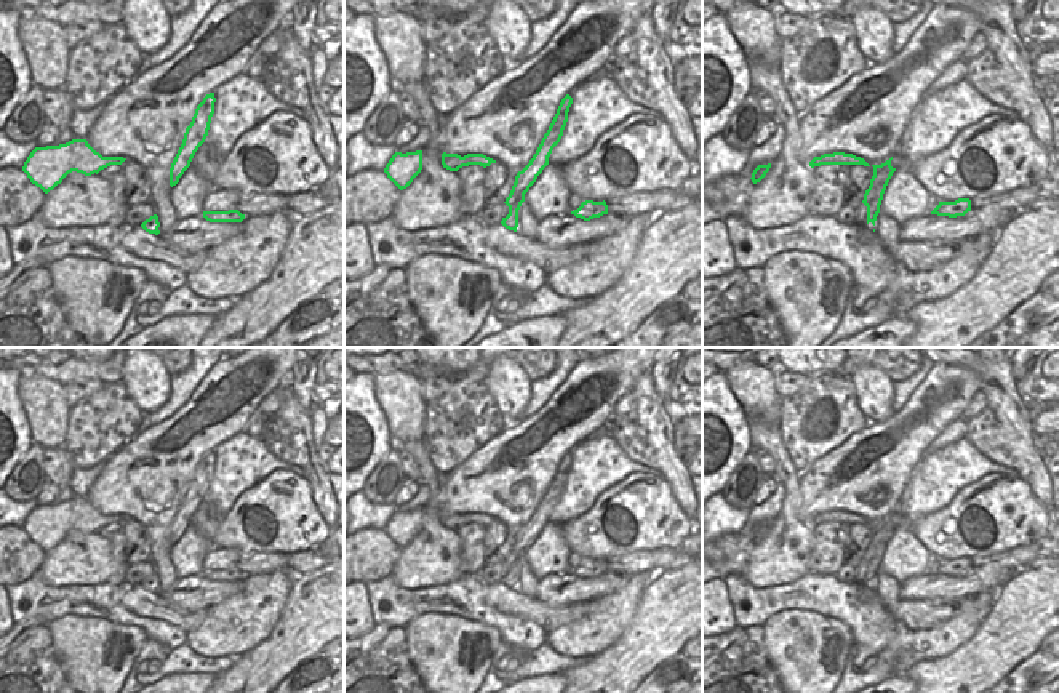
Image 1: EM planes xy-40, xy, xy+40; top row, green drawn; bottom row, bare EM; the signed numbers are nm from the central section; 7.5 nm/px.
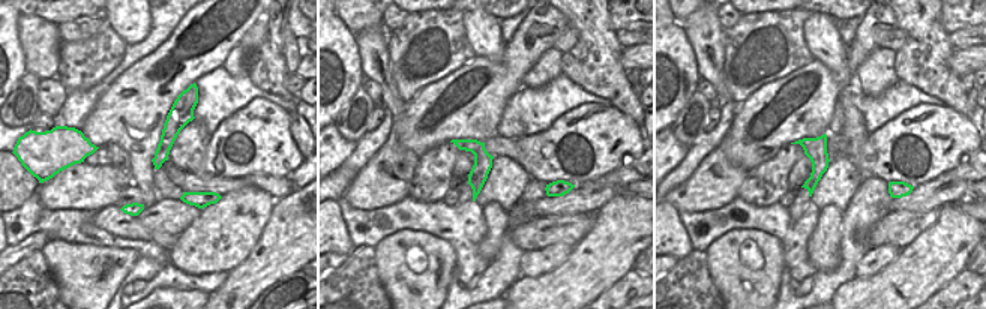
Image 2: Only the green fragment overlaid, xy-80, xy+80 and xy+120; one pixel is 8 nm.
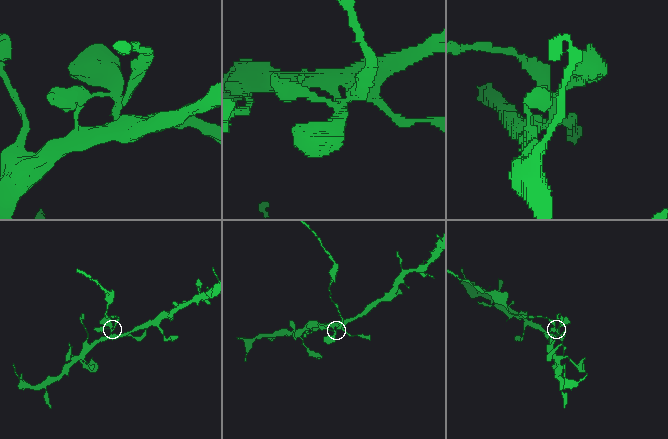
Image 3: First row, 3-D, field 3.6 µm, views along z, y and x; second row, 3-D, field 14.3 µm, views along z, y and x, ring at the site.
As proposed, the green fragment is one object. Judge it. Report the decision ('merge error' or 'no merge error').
merge error

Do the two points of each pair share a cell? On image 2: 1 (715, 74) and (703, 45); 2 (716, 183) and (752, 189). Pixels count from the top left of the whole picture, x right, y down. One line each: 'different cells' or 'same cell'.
1: same cell
2: different cells

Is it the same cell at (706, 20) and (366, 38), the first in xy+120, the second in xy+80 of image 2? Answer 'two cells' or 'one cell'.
one cell

